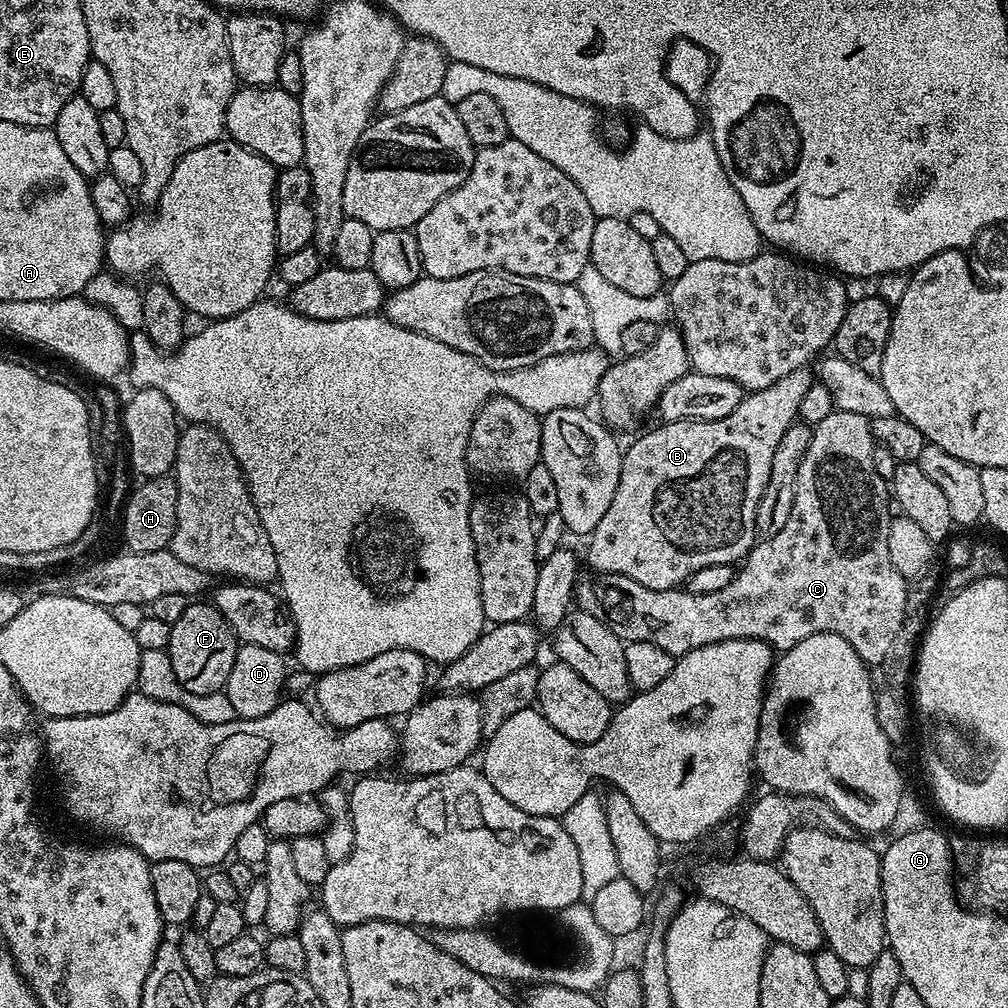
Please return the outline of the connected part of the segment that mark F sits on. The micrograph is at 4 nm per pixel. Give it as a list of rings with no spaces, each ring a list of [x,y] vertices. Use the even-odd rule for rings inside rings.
[[[210,602],[189,603],[182,618],[174,622],[170,630],[170,642],[167,654],[170,666],[174,666],[174,674],[190,694],[214,694],[225,687],[230,678],[231,667],[238,647],[238,641],[226,618]]]

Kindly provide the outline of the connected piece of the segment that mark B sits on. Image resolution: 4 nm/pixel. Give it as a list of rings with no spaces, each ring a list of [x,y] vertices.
[[[807,367],[799,368],[786,374],[786,378],[778,378],[774,386],[748,392],[726,418],[660,422],[629,448],[627,445],[620,461],[618,490],[614,490],[609,508],[587,541],[591,569],[634,578],[634,582],[642,582],[650,590],[666,590],[680,588],[703,567],[743,561],[758,540],[758,502],[770,478],[774,450],[778,450],[782,434],[797,423],[802,398],[806,398],[806,390],[814,382],[813,373],[811,376],[808,371]]]

